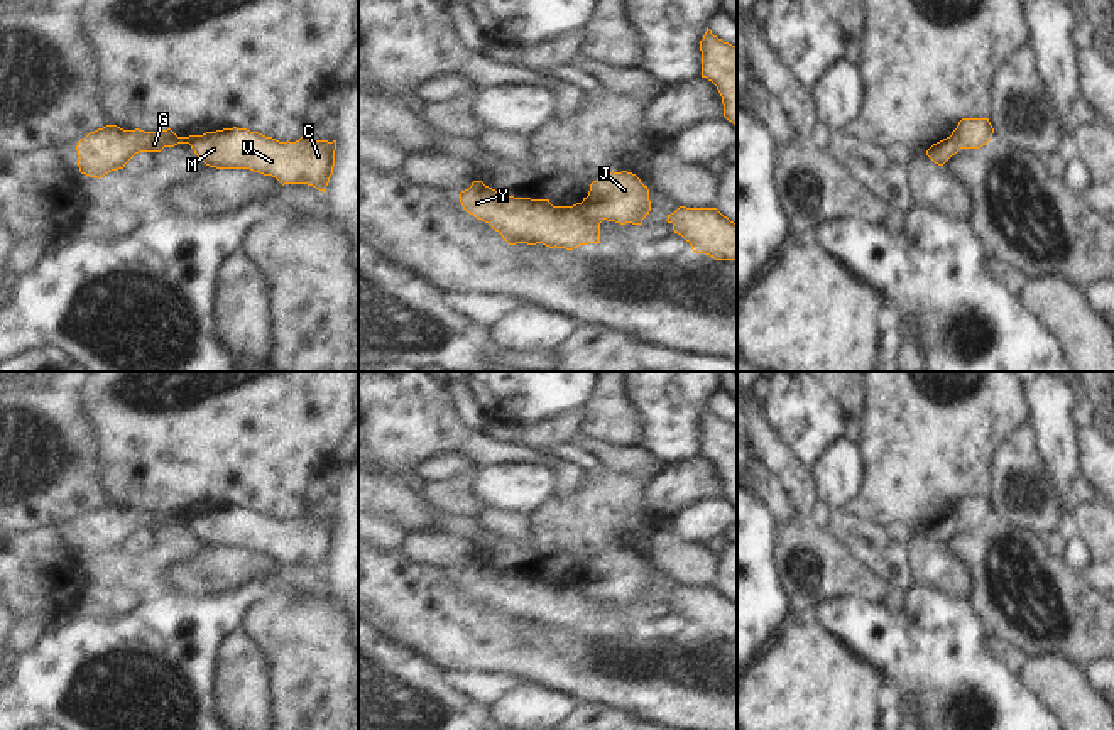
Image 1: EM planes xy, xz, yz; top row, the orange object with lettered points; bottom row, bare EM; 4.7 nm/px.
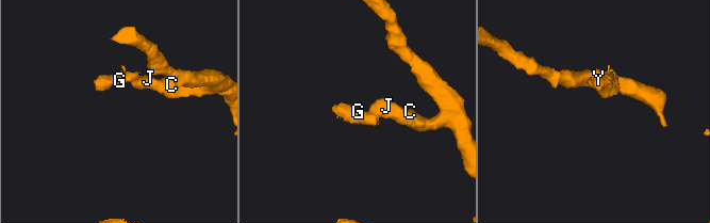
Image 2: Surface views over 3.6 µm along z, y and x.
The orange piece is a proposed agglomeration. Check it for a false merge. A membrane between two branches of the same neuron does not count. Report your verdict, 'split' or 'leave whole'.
split

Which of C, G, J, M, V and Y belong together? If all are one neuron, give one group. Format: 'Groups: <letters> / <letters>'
Groups: C J M V / G Y.

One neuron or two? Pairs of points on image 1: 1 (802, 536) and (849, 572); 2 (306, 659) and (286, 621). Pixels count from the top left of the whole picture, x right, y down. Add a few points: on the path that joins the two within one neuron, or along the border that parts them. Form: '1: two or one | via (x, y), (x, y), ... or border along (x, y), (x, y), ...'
1: one | via (813, 548), (837, 572)
2: one | via (306, 649), (306, 641), (296, 631)

